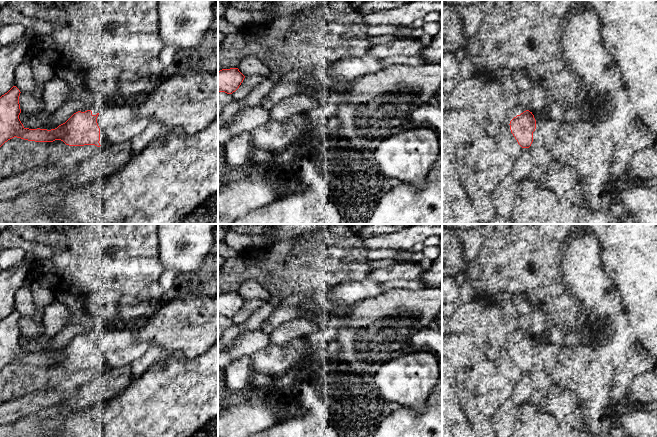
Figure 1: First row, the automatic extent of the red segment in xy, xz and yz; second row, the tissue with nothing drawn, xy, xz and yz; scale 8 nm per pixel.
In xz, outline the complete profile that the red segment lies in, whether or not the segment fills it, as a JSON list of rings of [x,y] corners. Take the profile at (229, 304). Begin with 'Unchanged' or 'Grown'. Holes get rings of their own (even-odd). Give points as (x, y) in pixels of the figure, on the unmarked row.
Unchanged. [[[238,292],[222,293],[218,296],[218,316],[232,318],[235,316],[245,300]]]

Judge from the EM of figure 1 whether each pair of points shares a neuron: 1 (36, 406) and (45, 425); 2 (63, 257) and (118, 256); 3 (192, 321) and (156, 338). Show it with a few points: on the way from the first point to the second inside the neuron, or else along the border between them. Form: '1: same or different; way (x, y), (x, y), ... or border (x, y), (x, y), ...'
1: different; border (51, 407), (44, 408), (17, 420)
2: same; way (77, 257), (104, 257)
3: same; way (183, 325), (167, 327), (165, 329)

